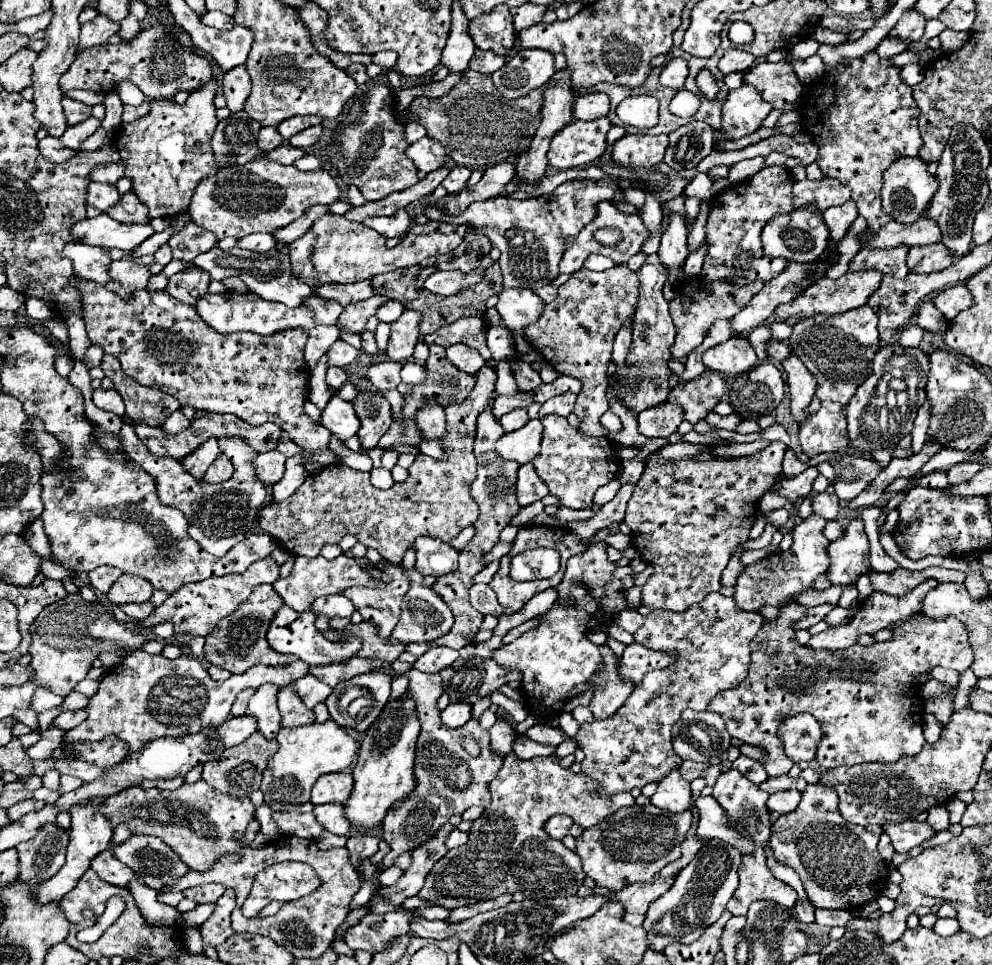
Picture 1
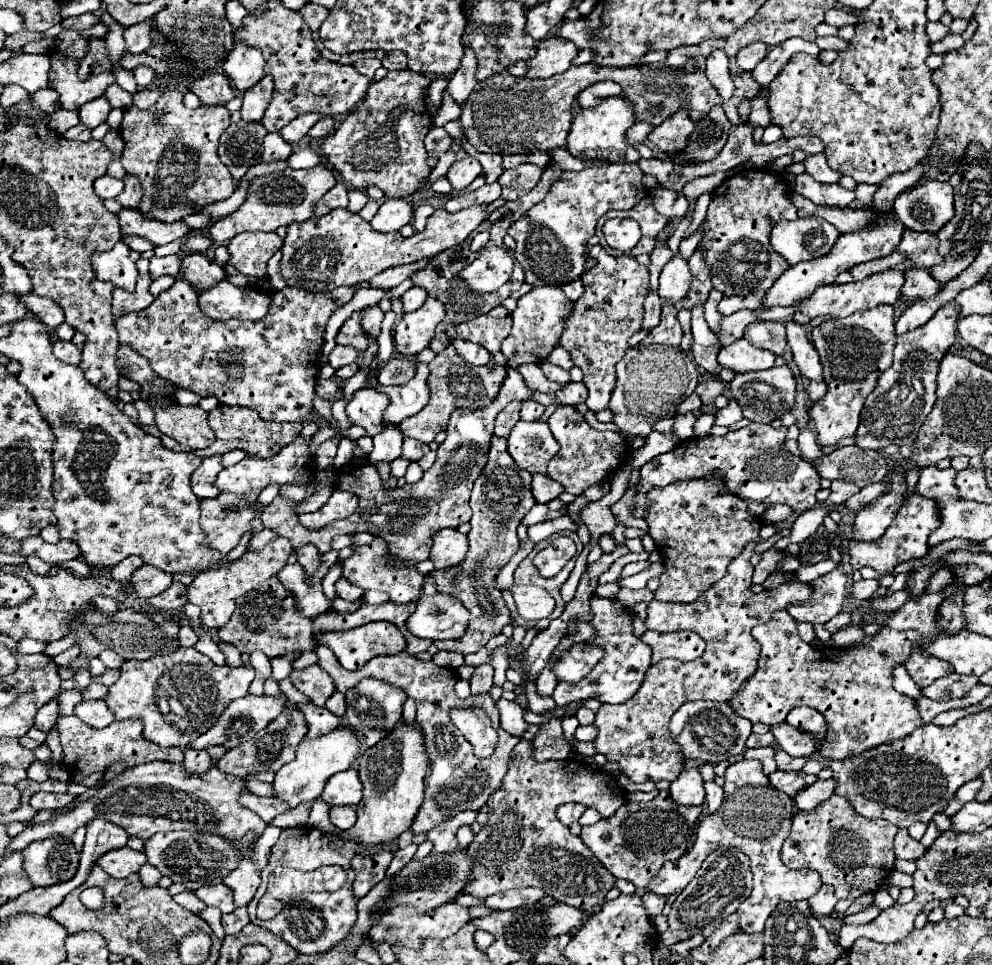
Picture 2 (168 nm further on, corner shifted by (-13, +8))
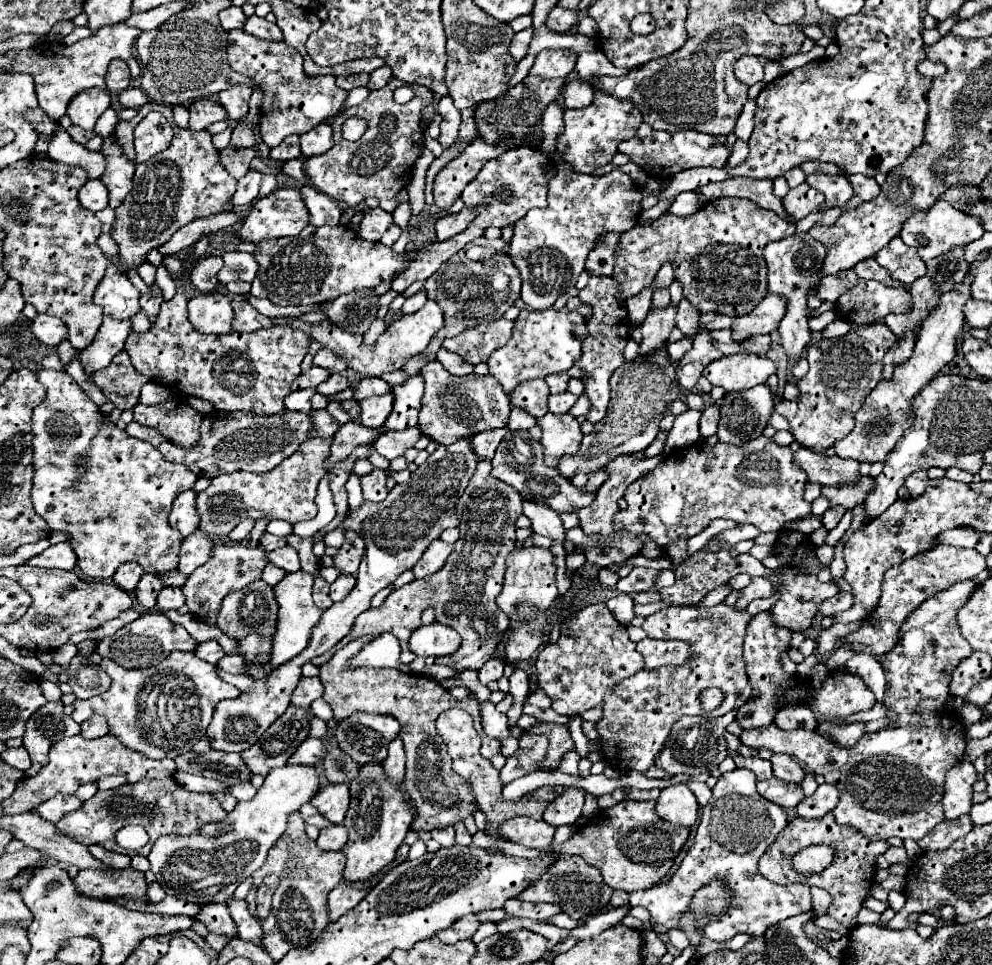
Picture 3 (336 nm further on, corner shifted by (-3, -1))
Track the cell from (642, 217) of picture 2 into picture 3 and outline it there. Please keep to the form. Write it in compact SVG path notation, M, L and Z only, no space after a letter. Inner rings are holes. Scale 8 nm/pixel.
M620 234L604 236L604 240L590 252L590 256L586 260L588 274L612 274L618 240L620 240Z

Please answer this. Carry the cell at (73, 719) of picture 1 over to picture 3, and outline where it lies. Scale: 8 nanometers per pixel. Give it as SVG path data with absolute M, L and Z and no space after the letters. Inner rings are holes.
M92 716L90 720L82 722L80 726L82 726L80 734L84 738L100 738L104 734L110 734L110 726L108 726L108 722L106 722L104 716Z

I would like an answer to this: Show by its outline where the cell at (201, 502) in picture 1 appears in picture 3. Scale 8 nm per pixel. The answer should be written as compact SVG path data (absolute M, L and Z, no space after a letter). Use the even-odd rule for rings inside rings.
M196 530L192 536L188 536L188 538L182 542L178 570L180 570L184 576L190 576L198 566L202 566L202 564L210 558L212 546L214 546L212 538L210 538L206 532Z

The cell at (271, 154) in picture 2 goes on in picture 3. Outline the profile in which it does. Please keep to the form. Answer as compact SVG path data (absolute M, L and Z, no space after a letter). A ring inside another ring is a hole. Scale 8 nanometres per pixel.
M250 170L244 178L238 180L238 190L234 194L234 206L248 206L258 198L258 190L260 190L260 180L262 174Z

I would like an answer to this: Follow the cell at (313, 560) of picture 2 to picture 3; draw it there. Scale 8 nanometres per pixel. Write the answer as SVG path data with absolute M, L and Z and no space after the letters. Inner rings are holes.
M284 546L280 550L268 552L268 562L278 566L278 568L286 568L288 572L296 572L300 568L300 558L298 552L292 546Z

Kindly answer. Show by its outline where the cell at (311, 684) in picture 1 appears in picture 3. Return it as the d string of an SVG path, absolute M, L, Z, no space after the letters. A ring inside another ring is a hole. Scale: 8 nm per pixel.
M300 678L298 686L292 692L292 706L300 706L300 708L310 708L310 704L316 698L322 698L322 682L320 678Z

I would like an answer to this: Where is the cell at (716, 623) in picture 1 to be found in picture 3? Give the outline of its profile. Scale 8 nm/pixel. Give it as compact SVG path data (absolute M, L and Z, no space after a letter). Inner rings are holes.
M718 604L712 608L672 606L644 620L642 628L650 638L688 642L692 658L684 666L640 670L632 678L608 690L608 694L604 696L604 718L596 724L596 728L600 734L604 758L612 768L632 768L638 772L646 772L654 764L654 758L662 750L672 724L680 716L698 714L718 718L748 702L752 686L746 678L742 644L750 618L752 616L748 612L738 612L734 610L734 606ZM710 686L722 688L726 698L714 712L704 712L698 694Z

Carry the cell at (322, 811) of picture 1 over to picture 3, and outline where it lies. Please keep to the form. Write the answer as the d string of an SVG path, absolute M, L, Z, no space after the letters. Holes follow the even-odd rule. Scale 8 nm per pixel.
M334 824L330 828L320 830L320 836L316 838L316 846L324 852L338 852L344 848L346 842L346 826Z

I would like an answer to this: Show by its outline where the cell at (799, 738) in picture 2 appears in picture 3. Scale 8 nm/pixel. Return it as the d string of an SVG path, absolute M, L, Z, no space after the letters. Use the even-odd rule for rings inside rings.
M956 582L948 590L942 590L940 594L928 598L922 602L906 620L904 626L900 628L900 640L896 648L892 648L884 658L880 658L880 664L886 672L886 696L882 704L888 708L888 720L894 724L872 732L864 734L856 746L852 748L842 748L836 746L834 742L822 738L816 730L780 730L776 724L766 726L766 728L756 728L756 730L744 730L740 734L740 742L750 748L768 748L772 752L784 752L790 754L794 760L800 762L802 768L806 768L812 774L822 774L828 784L834 784L840 792L840 802L834 808L834 816L838 824L850 826L866 834L870 840L888 840L892 836L898 838L912 838L920 840L924 838L936 824L944 820L942 812L942 792L944 792L944 776L946 772L956 766L966 750L966 726L960 718L960 714L954 708L948 708L946 702L952 698L950 696L950 680L952 680L952 670L972 654L972 646L962 638L958 630L958 620L956 612L968 602L976 588L976 582Z

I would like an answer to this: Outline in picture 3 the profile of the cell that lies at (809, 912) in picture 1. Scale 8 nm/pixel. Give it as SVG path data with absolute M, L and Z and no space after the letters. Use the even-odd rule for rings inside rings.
M812 888L812 904L814 904L814 912L816 912L816 916L826 914L830 902L832 902L832 896L830 896L826 890Z

